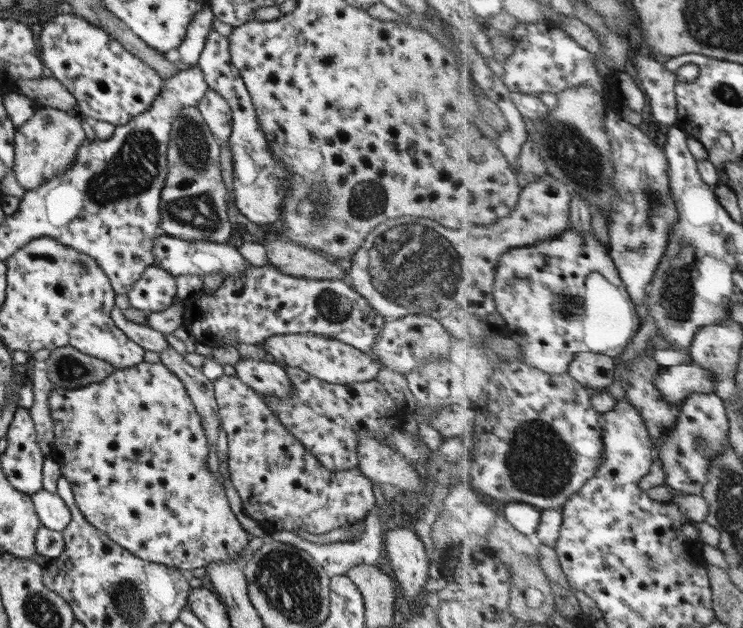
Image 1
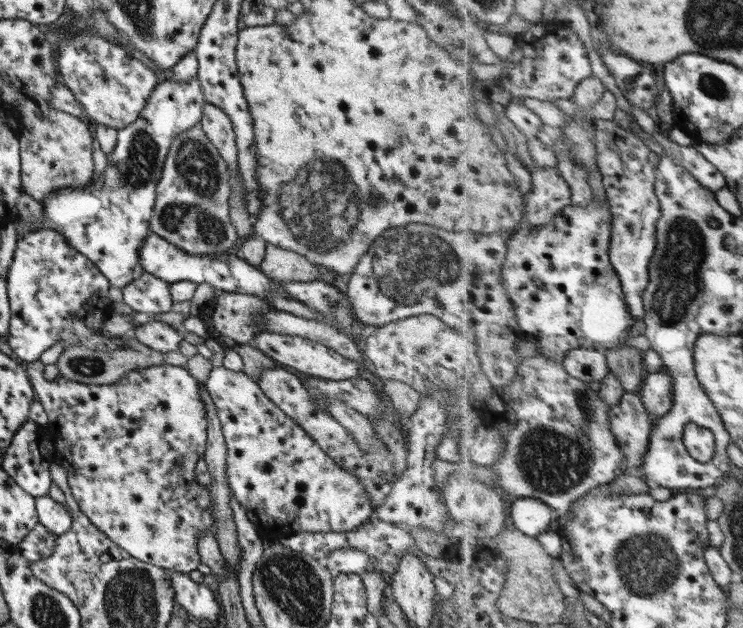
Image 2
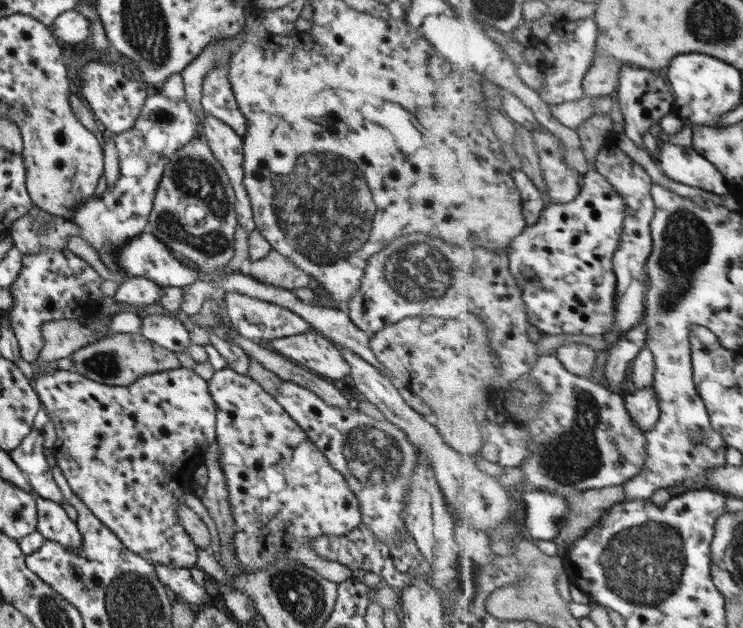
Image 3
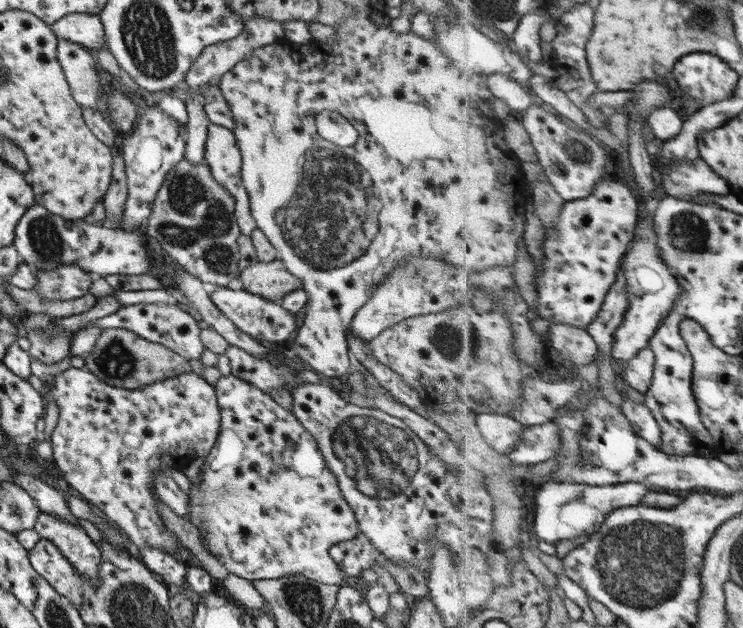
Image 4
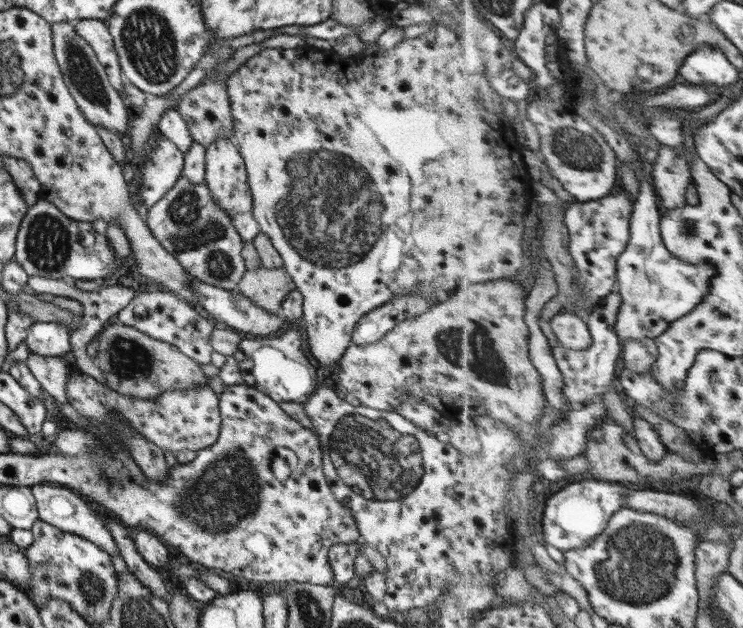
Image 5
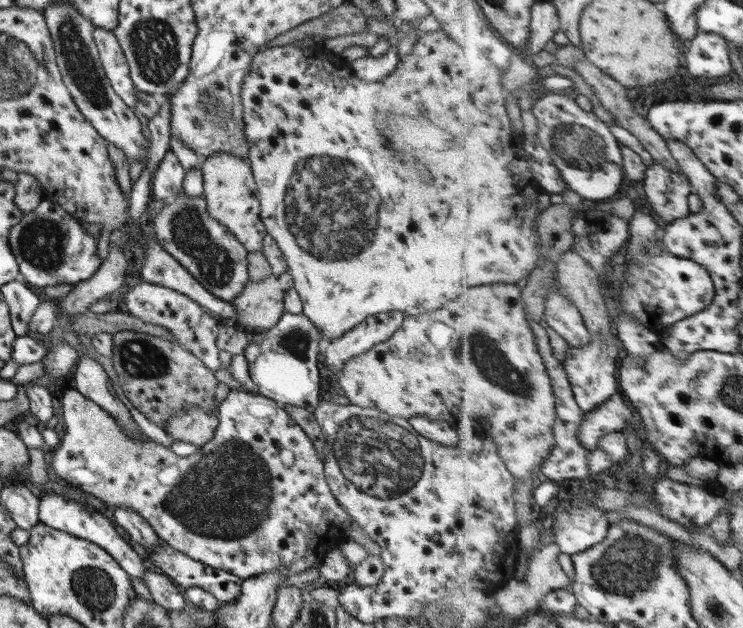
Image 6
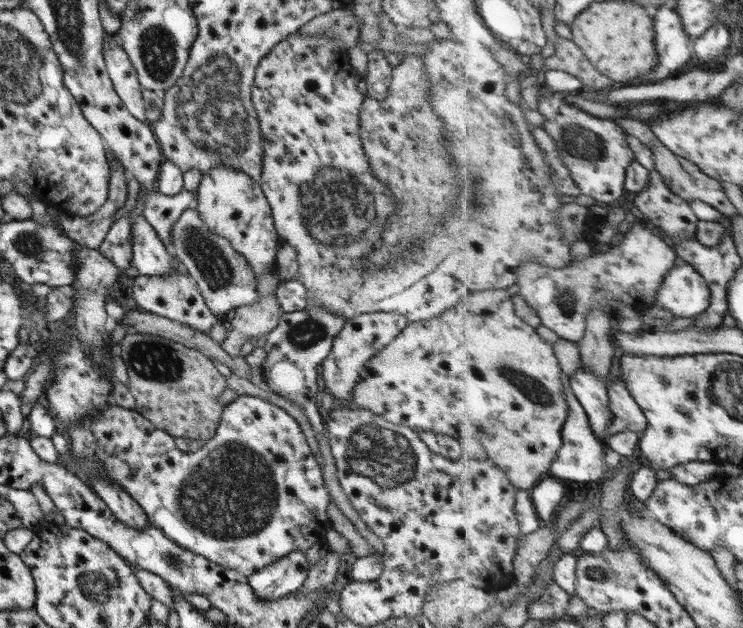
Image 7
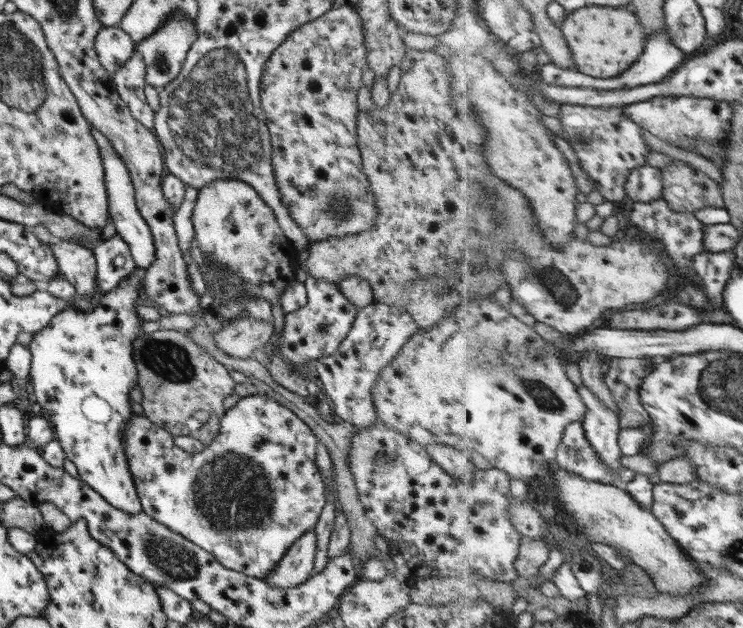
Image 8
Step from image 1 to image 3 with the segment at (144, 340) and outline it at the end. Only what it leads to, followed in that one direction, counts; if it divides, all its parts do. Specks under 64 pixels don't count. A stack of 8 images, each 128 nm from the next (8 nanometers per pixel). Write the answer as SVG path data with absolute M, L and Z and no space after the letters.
M147 315L139 319L139 327L143 338L174 353L186 352L191 344L188 332L176 316Z

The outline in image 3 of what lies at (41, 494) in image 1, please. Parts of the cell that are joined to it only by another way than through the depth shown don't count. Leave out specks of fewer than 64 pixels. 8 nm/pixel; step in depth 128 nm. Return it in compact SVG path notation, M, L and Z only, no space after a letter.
M41 497L35 498L34 503L37 513L36 531L47 541L76 551L81 546L81 535L61 505Z

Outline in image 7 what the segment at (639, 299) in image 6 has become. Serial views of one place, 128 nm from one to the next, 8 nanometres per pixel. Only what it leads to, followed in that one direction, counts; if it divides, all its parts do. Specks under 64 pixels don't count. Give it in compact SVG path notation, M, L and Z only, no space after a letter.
M677 263L665 276L662 288L651 306L657 305L679 318L695 318L711 305L712 292L707 280L686 263Z

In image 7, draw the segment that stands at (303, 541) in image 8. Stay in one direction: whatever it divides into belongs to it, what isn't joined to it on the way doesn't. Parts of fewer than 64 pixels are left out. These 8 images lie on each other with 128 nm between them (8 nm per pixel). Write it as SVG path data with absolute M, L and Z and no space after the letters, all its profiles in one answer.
M294 550L277 562L250 574L246 581L259 600L277 600L295 592L305 580L309 569L304 552Z

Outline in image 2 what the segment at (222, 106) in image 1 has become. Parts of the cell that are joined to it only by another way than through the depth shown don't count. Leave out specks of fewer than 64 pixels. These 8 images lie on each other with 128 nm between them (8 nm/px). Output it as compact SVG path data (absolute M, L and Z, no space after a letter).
M204 103L199 123L207 140L217 149L220 157L224 160L226 168L233 171L242 184L237 166L234 132L229 117L220 108Z

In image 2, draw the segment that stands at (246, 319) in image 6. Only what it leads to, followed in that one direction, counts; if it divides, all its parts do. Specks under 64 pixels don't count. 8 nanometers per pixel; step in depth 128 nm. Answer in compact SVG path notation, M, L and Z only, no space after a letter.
M267 244L258 270L275 284L281 282L312 282L319 279L321 270L309 264L303 256Z

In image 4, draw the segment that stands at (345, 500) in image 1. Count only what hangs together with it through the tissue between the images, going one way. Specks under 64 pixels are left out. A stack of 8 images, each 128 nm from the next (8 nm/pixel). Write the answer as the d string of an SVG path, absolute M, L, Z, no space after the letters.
M221 376L214 386L217 408L220 414L219 432L217 433L213 448L203 456L203 470L201 471L201 481L199 487L195 488L191 484L188 496L188 517L187 521L199 521L200 530L205 531L203 538L199 535L201 544L213 556L219 557L221 564L225 570L231 574L239 576L245 580L261 580L261 579L276 579L285 575L298 574L308 578L310 581L317 581L326 585L338 585L344 578L344 572L339 568L339 565L328 555L328 548L336 542L343 542L353 538L358 532L357 524L354 518L354 512L341 496L337 486L335 475L325 466L322 454L314 441L314 438L301 426L301 423L292 415L291 412L285 410L281 405L278 405L267 393L255 388L251 384L235 376Z

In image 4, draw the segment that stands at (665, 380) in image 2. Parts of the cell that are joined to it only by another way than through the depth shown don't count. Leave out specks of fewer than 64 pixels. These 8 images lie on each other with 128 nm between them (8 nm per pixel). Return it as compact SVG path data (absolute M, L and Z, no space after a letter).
M623 394L622 397L624 400L621 407L628 419L642 437L645 437L659 449L662 443L662 430L653 411L645 402L643 404L641 402L635 402L635 400L631 400L631 398Z

